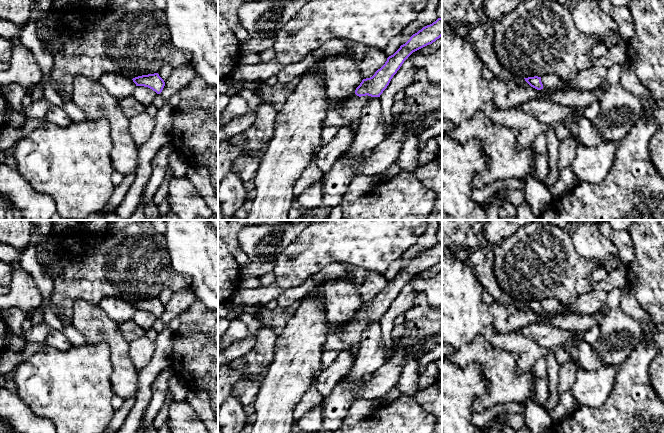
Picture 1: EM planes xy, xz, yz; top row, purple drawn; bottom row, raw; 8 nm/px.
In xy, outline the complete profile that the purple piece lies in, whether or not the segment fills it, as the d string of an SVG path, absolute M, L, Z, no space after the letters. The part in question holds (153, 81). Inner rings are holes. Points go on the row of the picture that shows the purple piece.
M158 73L138 76L132 79L136 86L144 86L160 94L165 86L164 80Z

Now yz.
M545 74L542 75L541 77L534 76L524 79L531 87L537 90L541 90L543 88L547 90L555 88L557 86L562 85L562 83L565 80L558 74Z

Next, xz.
M438 18L430 25L423 27L391 56L375 74L363 79L355 90L355 96L347 99L338 106L330 106L324 126L342 125L358 122L364 106L373 98L380 97L389 85L393 76L400 69L404 61L415 51L432 44L442 36L442 18Z

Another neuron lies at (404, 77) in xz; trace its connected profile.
M409 56L380 95L381 117L387 125L393 122L391 108L394 104L394 95L401 90L405 90L413 83L418 70L419 68L413 64L412 57Z

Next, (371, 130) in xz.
M373 97L362 109L356 134L346 155L355 160L362 159L363 153L368 149L373 150L388 138L394 127L393 122L387 125L381 117L380 97Z

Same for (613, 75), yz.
M612 65L607 68L607 74L605 79L605 86L613 85L620 83L621 78L621 66L620 65Z

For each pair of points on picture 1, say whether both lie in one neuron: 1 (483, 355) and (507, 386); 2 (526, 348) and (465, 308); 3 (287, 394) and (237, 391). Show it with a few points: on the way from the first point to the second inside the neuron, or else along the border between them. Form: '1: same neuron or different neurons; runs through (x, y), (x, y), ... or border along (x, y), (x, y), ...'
1: same neuron; runs through (491, 363), (500, 372), (502, 378)
2: same neuron; runs through (510, 342), (495, 339), (479, 324)
3: different neurons; border along (261, 382), (257, 396), (252, 403)

